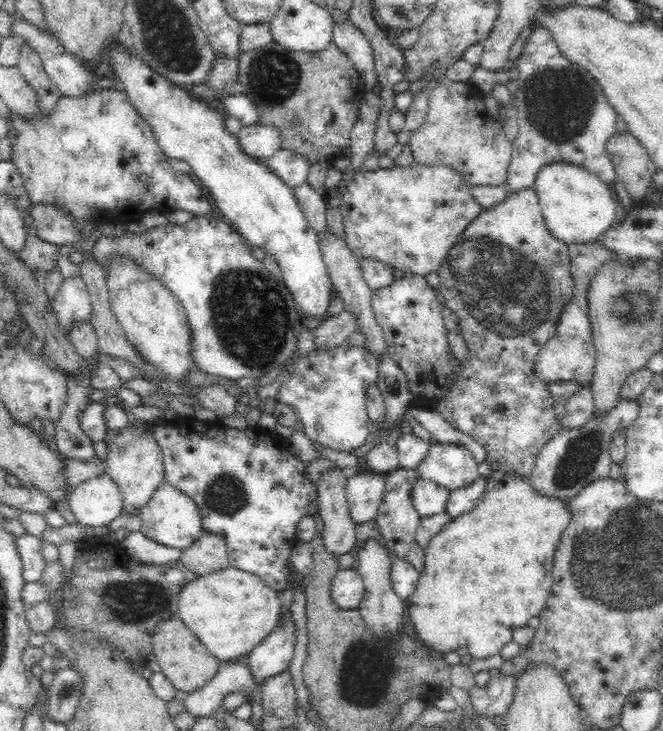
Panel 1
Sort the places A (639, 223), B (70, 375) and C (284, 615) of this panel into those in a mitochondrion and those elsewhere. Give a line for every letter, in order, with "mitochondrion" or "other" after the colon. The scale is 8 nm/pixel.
A: other
B: other
C: other

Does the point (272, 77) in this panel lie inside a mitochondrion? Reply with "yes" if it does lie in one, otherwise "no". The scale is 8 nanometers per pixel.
yes

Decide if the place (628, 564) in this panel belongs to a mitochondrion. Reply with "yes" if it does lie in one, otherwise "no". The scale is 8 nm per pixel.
yes

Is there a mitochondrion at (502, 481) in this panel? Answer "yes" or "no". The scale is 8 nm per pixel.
no

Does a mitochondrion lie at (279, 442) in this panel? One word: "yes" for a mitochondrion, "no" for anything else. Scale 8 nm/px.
no

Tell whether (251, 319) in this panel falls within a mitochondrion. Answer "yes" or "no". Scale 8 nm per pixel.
yes

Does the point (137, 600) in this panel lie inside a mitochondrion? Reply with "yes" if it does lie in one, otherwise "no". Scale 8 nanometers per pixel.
yes

